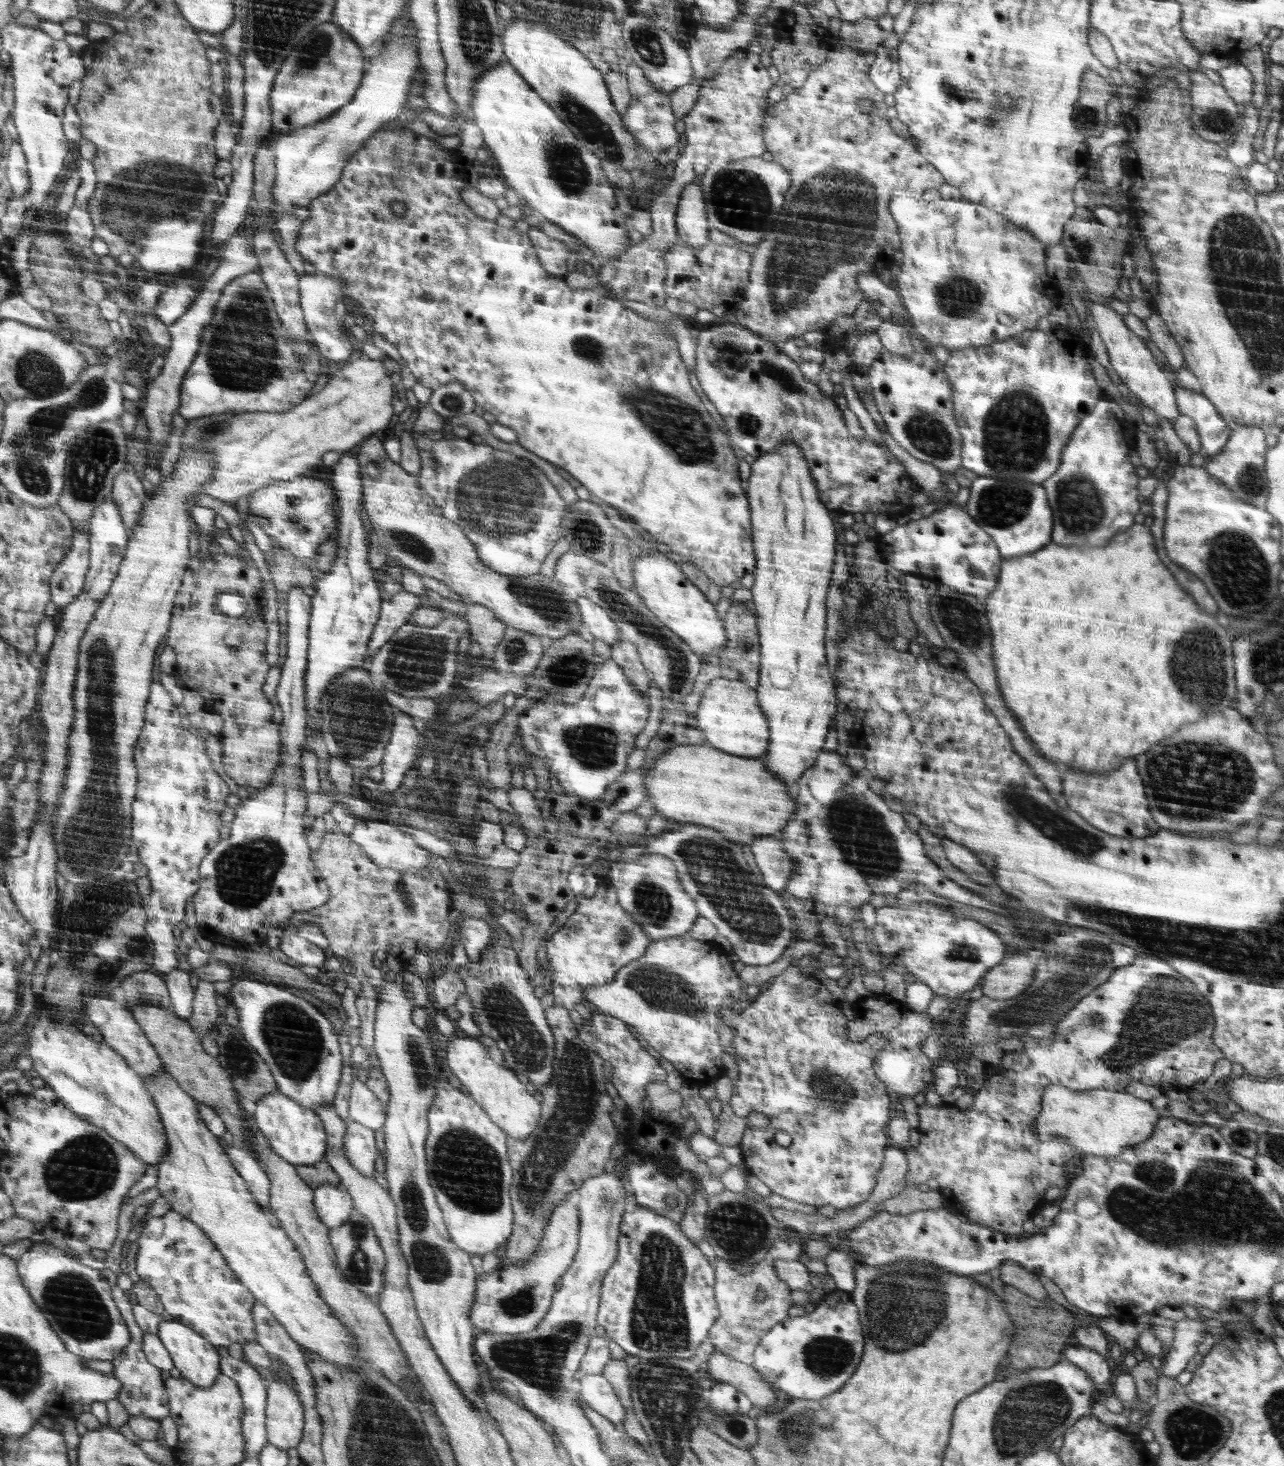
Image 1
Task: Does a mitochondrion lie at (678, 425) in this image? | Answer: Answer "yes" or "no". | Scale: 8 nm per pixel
yes

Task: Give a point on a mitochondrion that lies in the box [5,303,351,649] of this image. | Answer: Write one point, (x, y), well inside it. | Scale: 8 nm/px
(38, 467)

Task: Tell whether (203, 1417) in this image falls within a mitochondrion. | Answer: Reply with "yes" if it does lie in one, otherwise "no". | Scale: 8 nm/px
no

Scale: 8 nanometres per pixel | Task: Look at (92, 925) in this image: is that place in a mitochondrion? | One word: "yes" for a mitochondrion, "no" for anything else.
yes

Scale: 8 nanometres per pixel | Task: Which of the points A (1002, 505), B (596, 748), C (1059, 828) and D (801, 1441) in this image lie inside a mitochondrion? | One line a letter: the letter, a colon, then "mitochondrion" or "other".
A: mitochondrion
B: mitochondrion
C: mitochondrion
D: mitochondrion

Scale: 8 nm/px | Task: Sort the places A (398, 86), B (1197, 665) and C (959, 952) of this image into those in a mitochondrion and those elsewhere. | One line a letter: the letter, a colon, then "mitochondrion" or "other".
A: other
B: mitochondrion
C: mitochondrion

